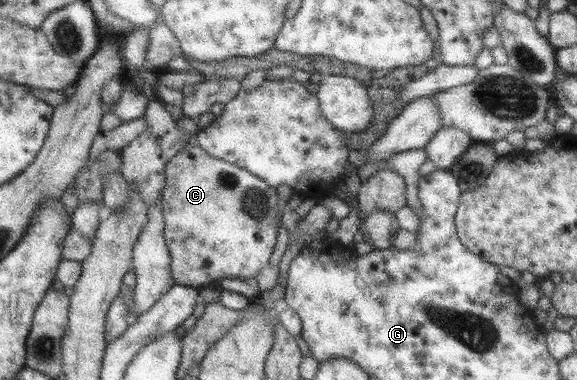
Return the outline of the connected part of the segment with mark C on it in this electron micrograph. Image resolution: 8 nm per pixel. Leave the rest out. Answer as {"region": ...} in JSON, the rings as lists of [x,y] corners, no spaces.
{"region":[[[196,143],[180,149],[166,162],[161,188],[163,236],[171,258],[173,281],[202,288],[223,278],[254,278],[268,264],[276,242],[281,213],[276,189],[242,168],[208,156]]]}

